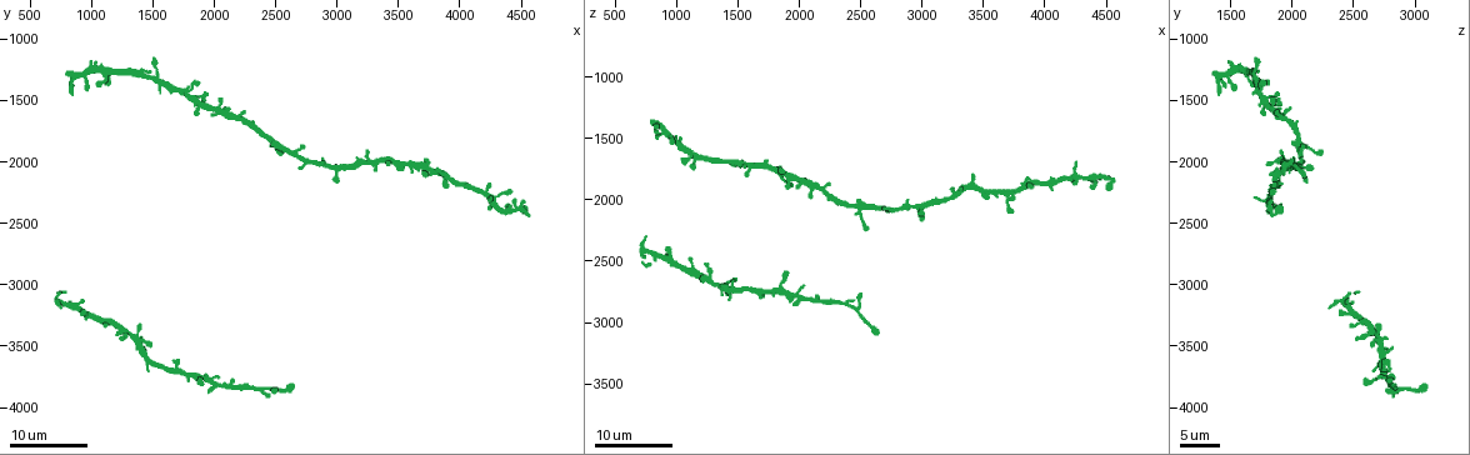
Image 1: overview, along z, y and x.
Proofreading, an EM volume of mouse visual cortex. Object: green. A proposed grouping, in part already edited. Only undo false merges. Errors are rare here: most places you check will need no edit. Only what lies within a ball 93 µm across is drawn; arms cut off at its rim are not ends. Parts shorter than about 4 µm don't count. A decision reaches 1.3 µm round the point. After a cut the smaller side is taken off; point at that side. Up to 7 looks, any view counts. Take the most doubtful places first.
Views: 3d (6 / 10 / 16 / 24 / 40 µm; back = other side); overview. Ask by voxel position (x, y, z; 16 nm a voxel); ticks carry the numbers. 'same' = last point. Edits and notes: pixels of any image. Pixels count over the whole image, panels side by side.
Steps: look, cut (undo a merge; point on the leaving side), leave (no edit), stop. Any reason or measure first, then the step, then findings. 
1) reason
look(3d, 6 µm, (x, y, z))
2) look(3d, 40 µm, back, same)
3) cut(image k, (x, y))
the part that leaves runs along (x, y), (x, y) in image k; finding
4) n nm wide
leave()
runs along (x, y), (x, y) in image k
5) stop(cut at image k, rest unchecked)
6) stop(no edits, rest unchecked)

three arms meet
look(3d, 24 µm, (1320, 3440, 2700))

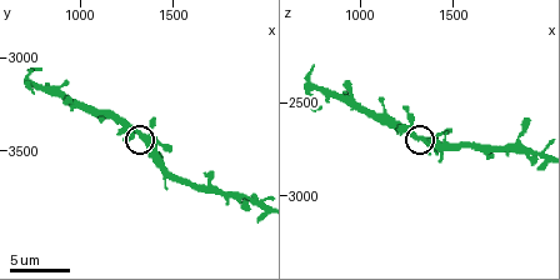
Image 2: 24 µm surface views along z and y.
look(3d, 10 µm, (1340, 3440, 2700))

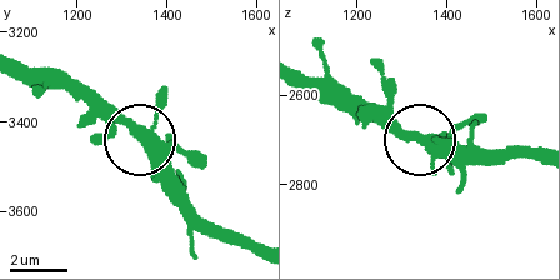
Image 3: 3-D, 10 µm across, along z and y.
leave()
one neuron here

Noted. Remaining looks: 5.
three arms meet
look(3d, 16 µm, (2460, 1820, 2040))

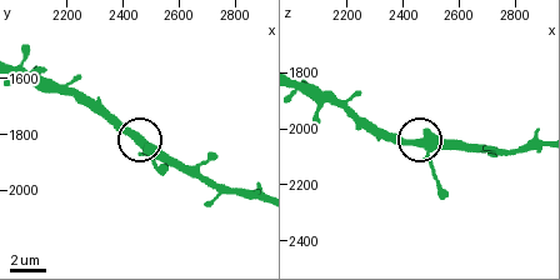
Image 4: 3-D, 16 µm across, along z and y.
look(3d, 6 µm, (2470, 1830, 2040))

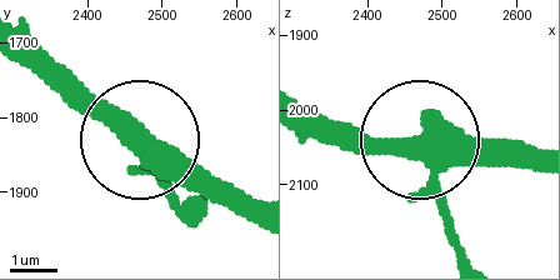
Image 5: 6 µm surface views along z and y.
side arm 35 µm; 3 arms
leave()
all the same neuron

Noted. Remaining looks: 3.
calibre changes
look(3d, 16 µm, (2320, 3840, 2840))

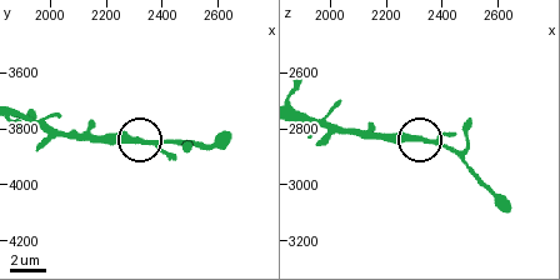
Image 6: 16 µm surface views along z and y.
look(3d, 6 µm, (2320, 3850, 2850))

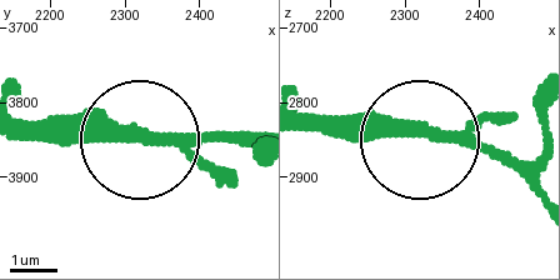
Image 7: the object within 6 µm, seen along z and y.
leave()
runs along (303, 119), (459, 130), (538, 166) in image 7; all the same neuron

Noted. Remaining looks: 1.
stop(no edits, rest unchecked)

